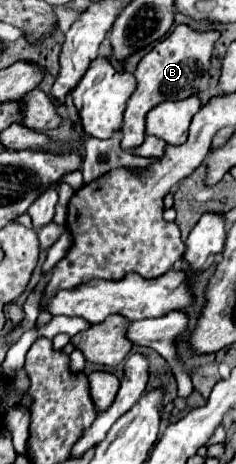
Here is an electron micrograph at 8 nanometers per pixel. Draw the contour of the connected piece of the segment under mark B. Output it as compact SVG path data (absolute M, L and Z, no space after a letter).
M178 25L174 31L156 43L156 47L146 53L134 75L138 79L138 87L130 97L126 111L124 111L124 125L122 125L122 149L134 149L144 143L144 119L146 113L164 103L164 101L180 101L192 97L200 91L206 91L212 83L210 75L210 61L212 49L218 41L220 31L198 31L190 25Z

